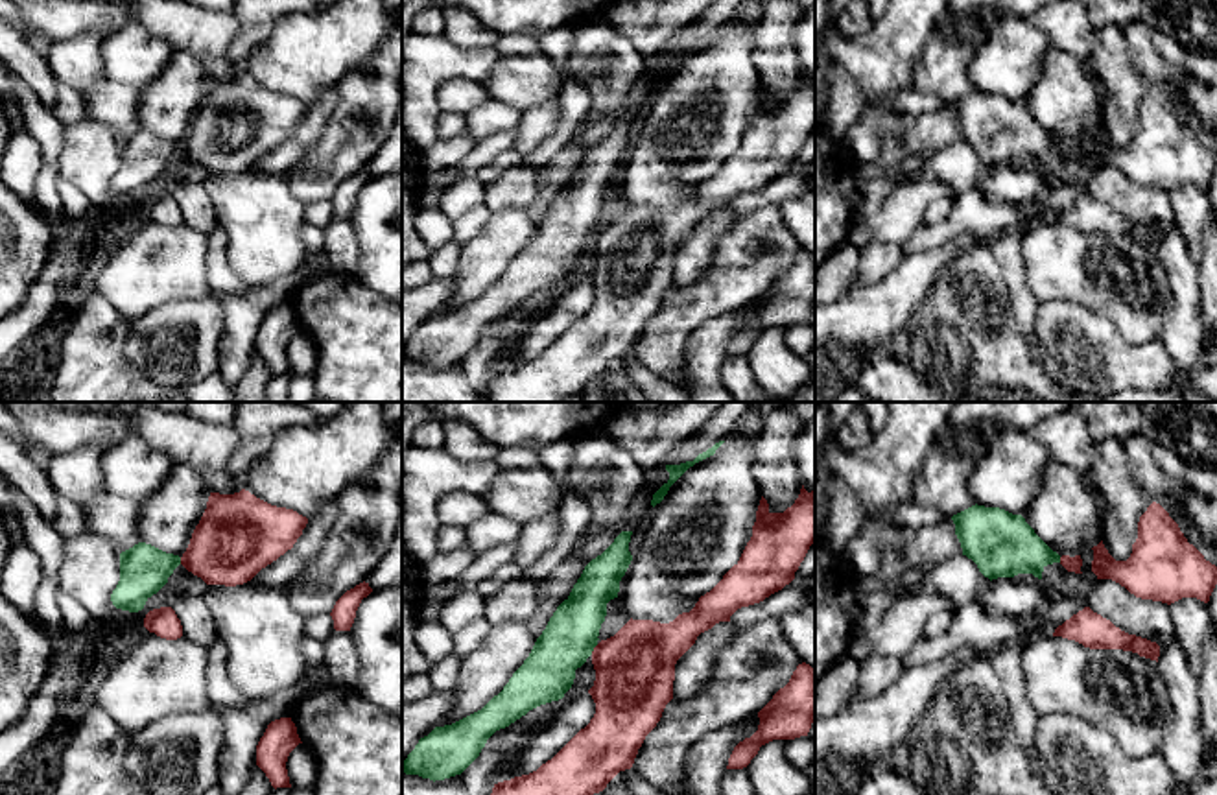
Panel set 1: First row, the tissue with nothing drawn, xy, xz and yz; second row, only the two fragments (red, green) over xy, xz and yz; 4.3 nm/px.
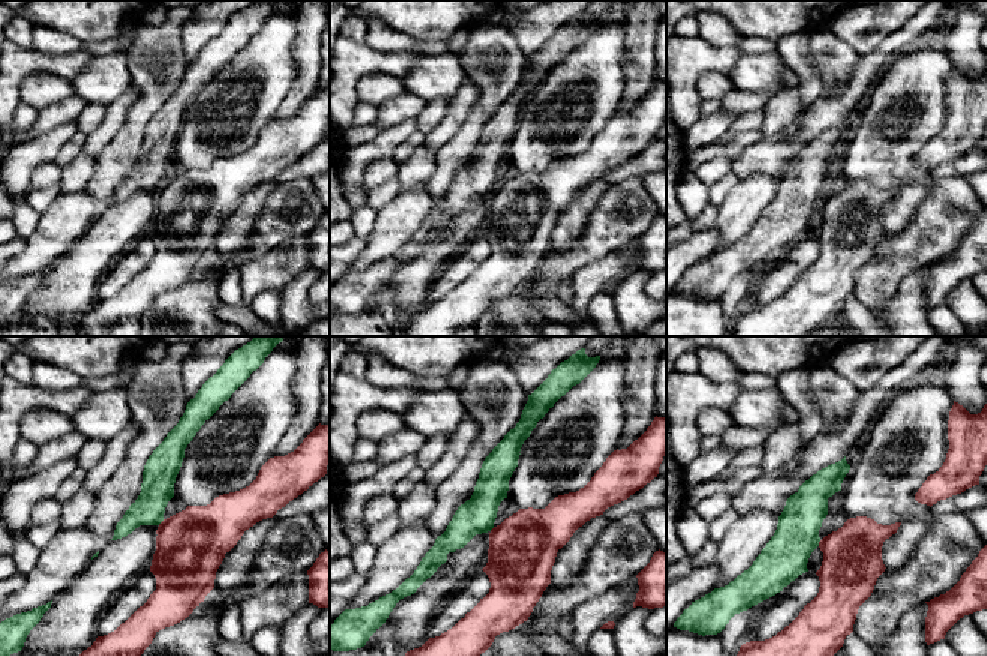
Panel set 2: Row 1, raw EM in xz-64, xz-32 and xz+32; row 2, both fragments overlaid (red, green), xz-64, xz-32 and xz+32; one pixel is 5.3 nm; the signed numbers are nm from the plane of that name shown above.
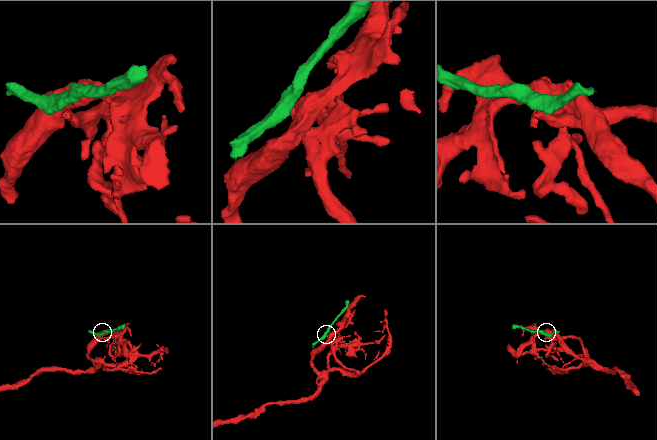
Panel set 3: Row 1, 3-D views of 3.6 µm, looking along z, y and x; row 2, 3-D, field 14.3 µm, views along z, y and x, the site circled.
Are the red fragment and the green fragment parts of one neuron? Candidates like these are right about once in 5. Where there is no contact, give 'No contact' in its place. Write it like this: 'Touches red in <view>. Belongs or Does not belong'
Touches red in xz. Does not belong

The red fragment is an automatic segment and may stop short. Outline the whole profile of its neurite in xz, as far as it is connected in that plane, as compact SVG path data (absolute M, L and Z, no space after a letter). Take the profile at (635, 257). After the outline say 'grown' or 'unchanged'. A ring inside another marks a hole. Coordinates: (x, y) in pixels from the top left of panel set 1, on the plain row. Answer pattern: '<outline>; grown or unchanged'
M802 72L798 85L784 100L771 100L767 87L762 83L756 109L752 113L752 124L739 148L710 179L699 184L690 199L679 201L669 210L631 205L614 223L601 227L592 238L596 267L588 280L596 290L596 301L590 310L537 358L494 371L483 398L487 402L562 402L568 397L581 397L585 389L594 380L603 378L620 358L631 356L645 323L656 314L666 291L673 286L677 247L695 231L701 220L712 216L719 208L730 208L730 203L738 196L760 190L789 172L813 129L815 77L808 79Z; unchanged

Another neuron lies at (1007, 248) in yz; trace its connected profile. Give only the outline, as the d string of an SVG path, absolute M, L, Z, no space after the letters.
M1069 183L1049 184L1047 192L1034 205L1034 214L1029 221L1018 229L1007 231L996 240L988 242L988 247L1001 266L1003 279L1010 291L1010 304L1018 334L1034 347L1034 321L1038 303L1029 291L1025 282L1025 264L1022 258L1022 238L1036 225L1053 223L1055 216L1082 197L1086 188L1073 186Z

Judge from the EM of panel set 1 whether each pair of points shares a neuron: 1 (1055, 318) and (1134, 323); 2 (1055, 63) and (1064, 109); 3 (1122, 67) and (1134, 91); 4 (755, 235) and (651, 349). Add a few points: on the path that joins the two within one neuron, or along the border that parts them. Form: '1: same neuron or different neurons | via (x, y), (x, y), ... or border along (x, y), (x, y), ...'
1: different neurons | border along (1072, 301), (1103, 314), (1133, 344), (1151, 338)
2: same neuron | via (1061, 74), (1064, 80), (1064, 98)
3: same neuron | via (1122, 72), (1129, 85)
4: same neuron | via (738, 262), (679, 321)

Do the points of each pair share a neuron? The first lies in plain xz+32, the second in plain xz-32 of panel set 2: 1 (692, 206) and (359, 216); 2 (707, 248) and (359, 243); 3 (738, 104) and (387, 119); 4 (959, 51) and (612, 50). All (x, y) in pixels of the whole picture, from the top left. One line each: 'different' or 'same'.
1: different
2: same
3: same
4: different

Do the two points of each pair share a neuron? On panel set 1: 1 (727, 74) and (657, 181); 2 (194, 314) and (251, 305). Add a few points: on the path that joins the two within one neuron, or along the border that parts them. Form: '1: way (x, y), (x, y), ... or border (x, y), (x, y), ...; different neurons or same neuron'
1: way (725, 109), (710, 159), (692, 165); same neuron
2: border (211, 292), (224, 318), (218, 353); different neurons

